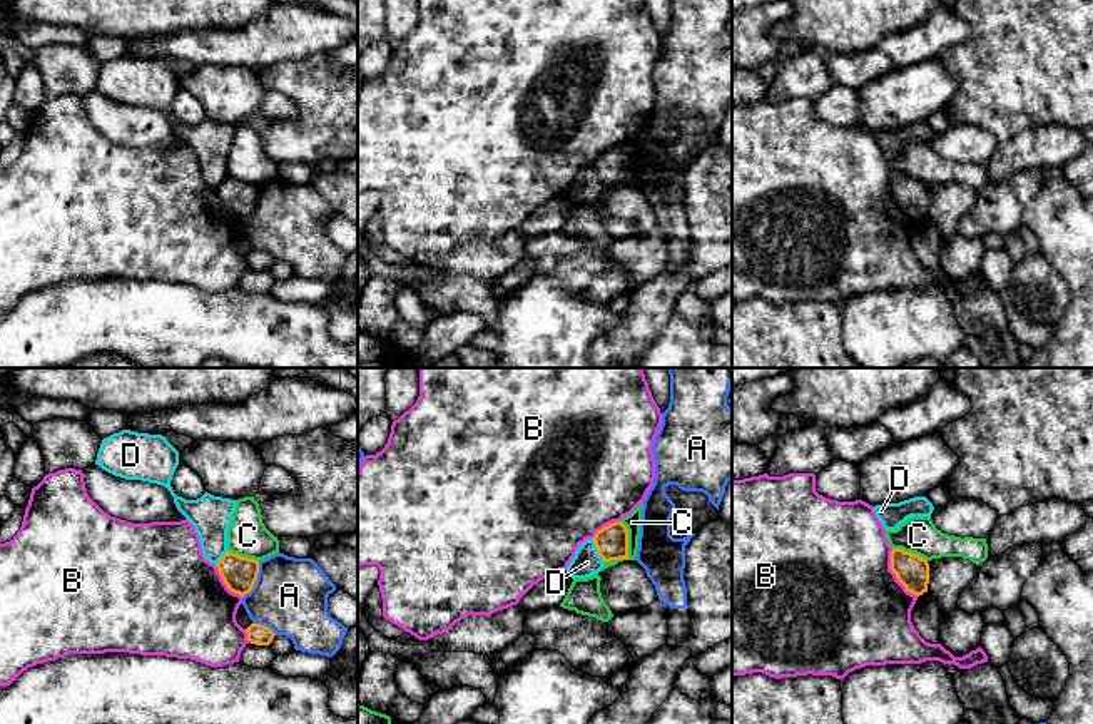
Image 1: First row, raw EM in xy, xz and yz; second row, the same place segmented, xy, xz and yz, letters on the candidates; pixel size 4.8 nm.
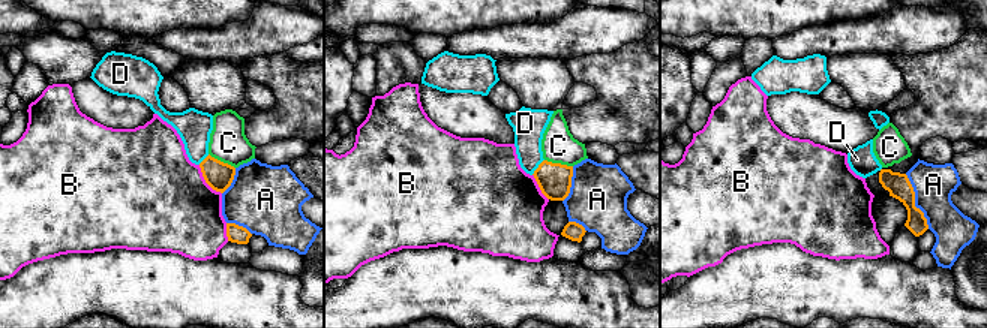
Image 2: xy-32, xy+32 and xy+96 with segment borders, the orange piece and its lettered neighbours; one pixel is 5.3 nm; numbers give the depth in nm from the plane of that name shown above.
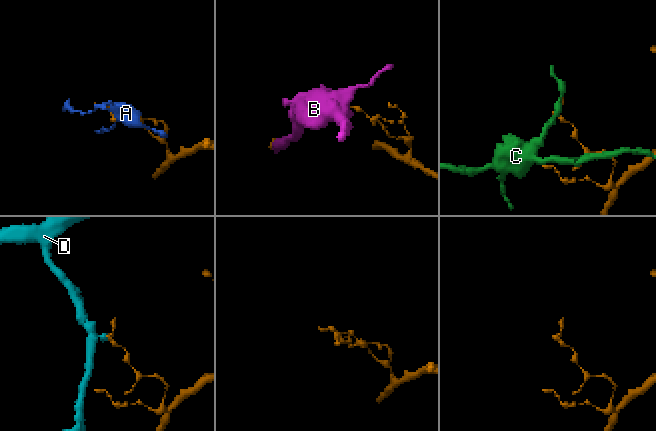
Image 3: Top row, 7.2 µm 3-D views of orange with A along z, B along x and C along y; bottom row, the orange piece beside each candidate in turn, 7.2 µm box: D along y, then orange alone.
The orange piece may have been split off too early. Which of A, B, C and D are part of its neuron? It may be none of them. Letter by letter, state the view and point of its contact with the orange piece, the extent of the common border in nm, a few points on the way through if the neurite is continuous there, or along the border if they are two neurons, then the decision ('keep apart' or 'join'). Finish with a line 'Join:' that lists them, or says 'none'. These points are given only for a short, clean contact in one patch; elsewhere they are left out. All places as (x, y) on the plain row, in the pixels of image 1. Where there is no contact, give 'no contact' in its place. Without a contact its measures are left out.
A: meets orange in xy at (256, 204); contact 190 nm long; keep apart
B: meets orange in yz at (896, 201); contact 260 nm long; keep apart
C: meets orange in xz at (627, 166); contact 200 nm long; border along xz (620, 146), (627, 156), (629, 184); keep apart
D: meets orange in xz at (597, 176); contact 130 nm long; border along xz (592, 164), (604, 188); keep apart
Join: none

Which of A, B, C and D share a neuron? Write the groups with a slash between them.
A / B / C / D

